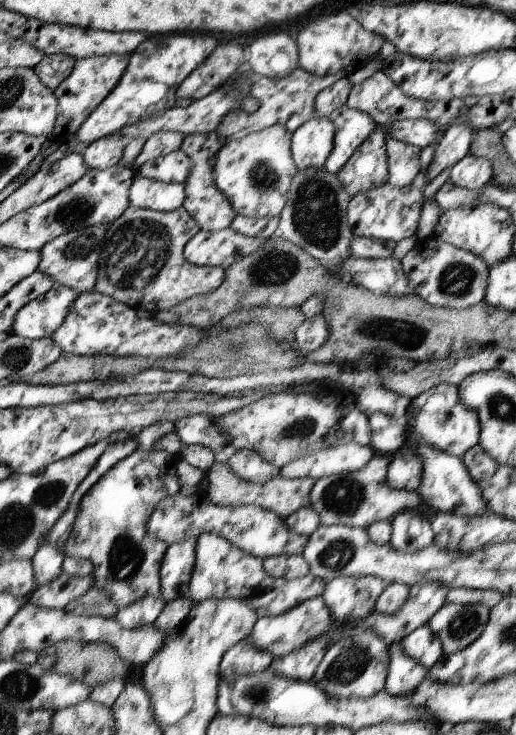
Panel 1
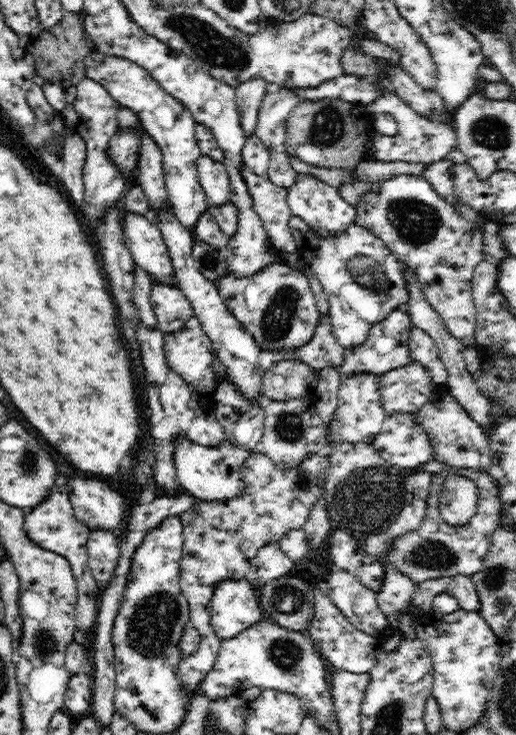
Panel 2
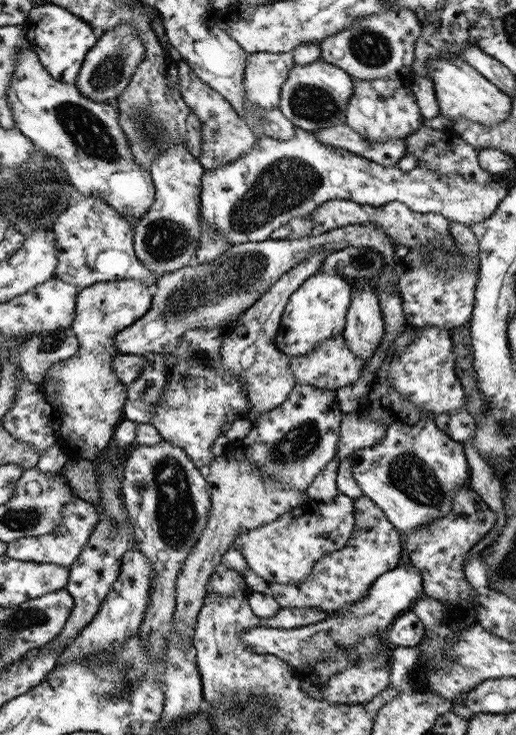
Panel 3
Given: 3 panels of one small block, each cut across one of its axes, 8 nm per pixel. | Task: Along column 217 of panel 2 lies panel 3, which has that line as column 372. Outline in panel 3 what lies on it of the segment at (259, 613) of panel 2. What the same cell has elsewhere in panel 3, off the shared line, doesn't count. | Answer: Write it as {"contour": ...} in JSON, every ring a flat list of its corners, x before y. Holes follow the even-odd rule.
{"contour":[[414,565,398,566,378,576,378,579,372,582,366,598,336,610,323,621,292,629,254,627,240,633,241,644,253,654,273,654,294,670,303,672,303,669,313,662,321,662,323,655,324,660,327,660,327,655,331,652,345,650,368,634,385,634,396,617,410,610,417,599,425,596,422,582,424,579,420,570]]}

